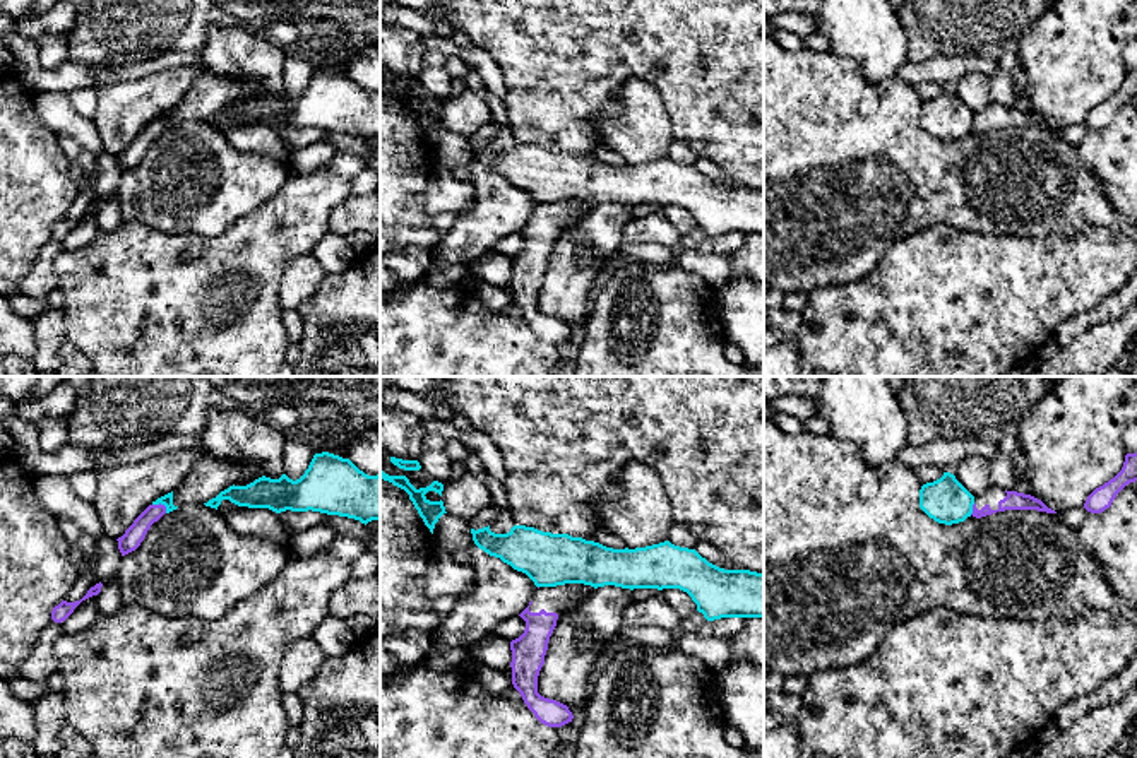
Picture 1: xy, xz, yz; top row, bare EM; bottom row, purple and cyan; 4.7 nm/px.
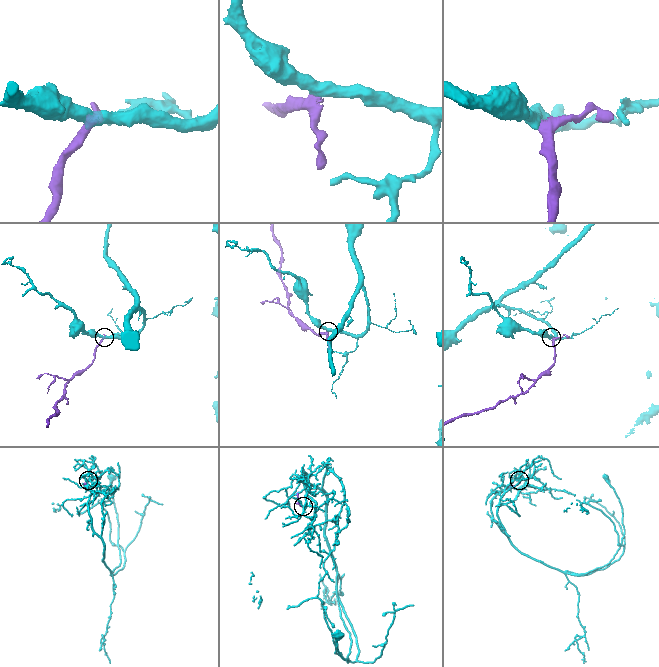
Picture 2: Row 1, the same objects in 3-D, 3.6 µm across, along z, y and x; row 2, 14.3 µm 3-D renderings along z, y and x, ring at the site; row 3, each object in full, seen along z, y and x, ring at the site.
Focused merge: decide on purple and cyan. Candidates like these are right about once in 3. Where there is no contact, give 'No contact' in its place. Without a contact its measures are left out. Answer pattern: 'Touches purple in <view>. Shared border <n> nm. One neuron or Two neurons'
Touches purple in xy. Shared border 80 nm. Two neurons

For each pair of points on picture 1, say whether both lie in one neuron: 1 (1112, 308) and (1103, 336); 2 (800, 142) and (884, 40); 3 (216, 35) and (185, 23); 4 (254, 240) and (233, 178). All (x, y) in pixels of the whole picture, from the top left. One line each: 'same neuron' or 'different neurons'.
1: different neurons
2: different neurons
3: different neurons
4: different neurons

